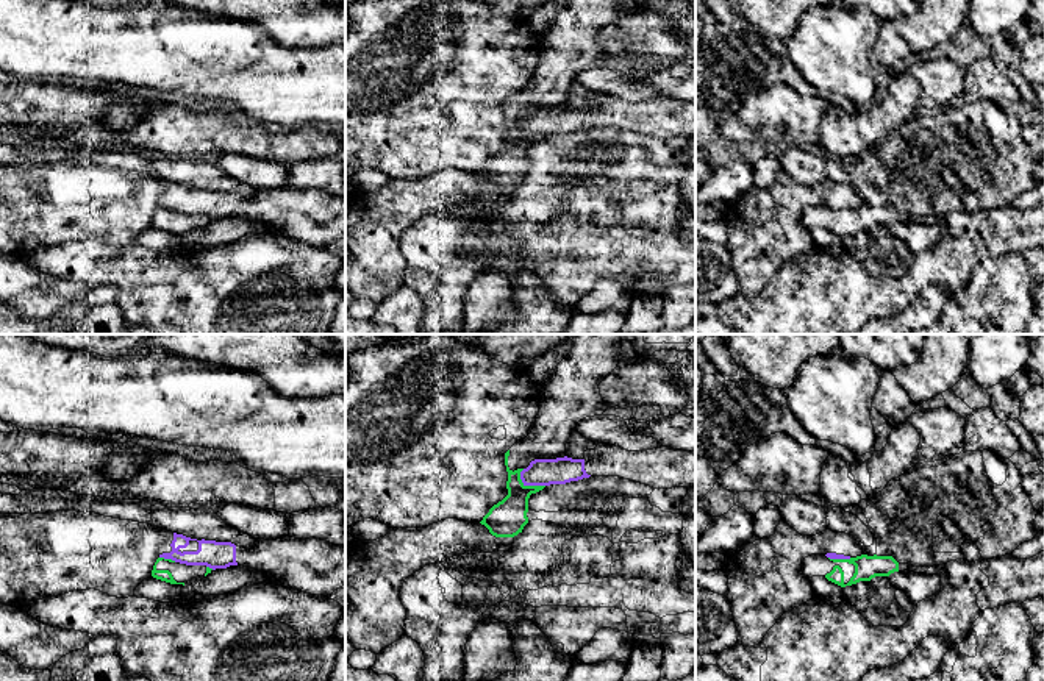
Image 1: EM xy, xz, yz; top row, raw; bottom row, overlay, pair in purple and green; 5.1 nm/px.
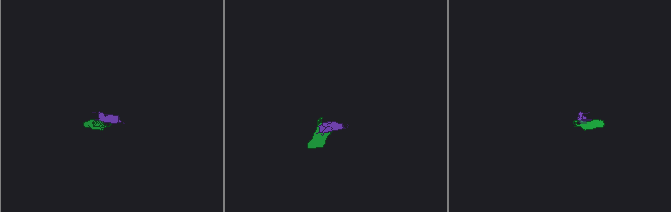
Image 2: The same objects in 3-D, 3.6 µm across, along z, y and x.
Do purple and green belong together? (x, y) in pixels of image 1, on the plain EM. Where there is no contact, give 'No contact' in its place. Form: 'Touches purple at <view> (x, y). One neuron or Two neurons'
Touches purple at xz (529, 135). Two neurons

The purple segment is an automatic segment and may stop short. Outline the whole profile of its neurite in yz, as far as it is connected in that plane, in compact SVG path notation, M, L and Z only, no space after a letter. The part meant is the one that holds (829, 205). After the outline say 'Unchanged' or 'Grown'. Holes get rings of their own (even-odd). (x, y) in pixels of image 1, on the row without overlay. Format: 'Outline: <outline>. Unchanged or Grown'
Outline: M780 170L769 189L742 195L725 206L725 247L739 283L739 295L761 294L785 262L816 248L810 228L802 222L803 211L811 205L850 209L861 206L863 197L846 183L827 178L811 187Z. Grown

